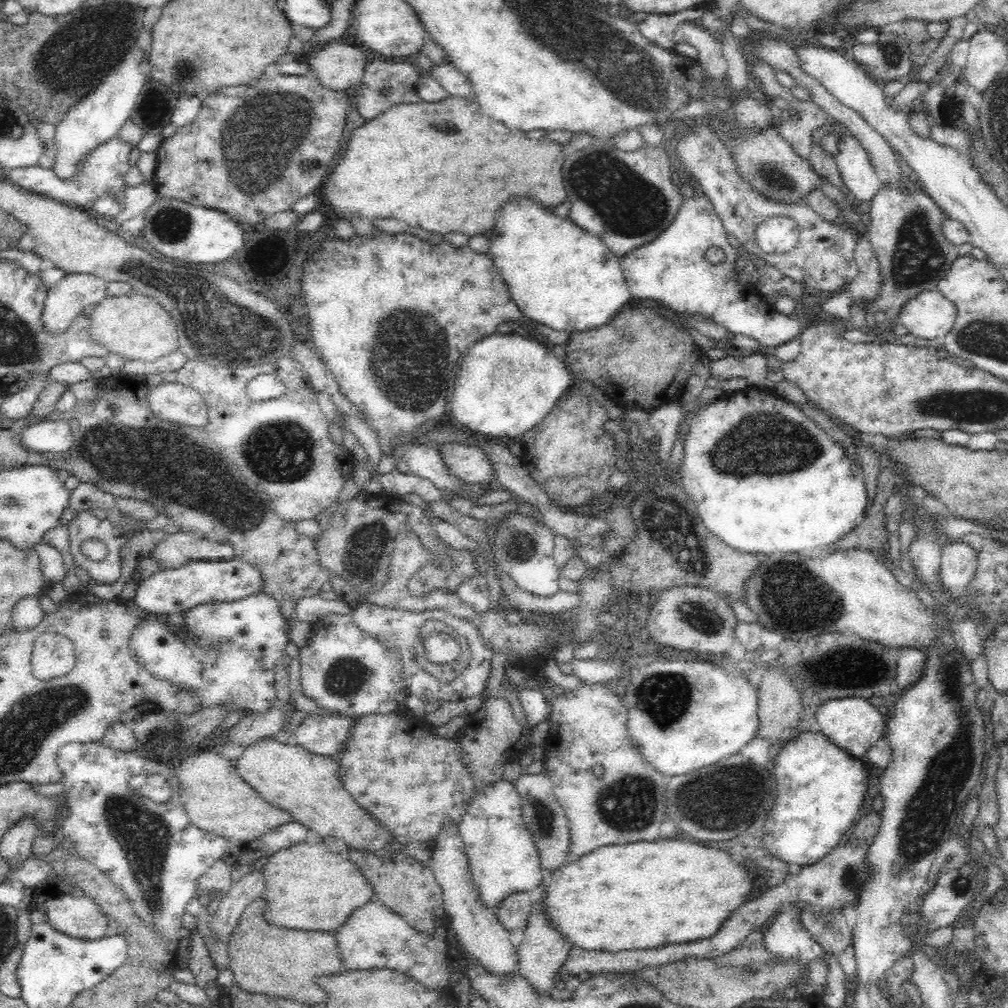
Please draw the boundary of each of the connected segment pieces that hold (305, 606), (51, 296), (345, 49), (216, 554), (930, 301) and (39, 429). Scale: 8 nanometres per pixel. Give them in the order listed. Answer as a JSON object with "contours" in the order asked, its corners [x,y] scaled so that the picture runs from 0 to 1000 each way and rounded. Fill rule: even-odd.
{"contours":[[[[316,590],[300,592],[294,597],[289,611],[284,614],[284,618],[286,618],[284,640],[288,638],[288,628],[294,617],[312,619],[315,614],[323,613],[325,609],[347,609],[349,605],[350,603],[334,594],[326,596]]],[[[91,271],[66,272],[61,276],[49,289],[44,300],[44,308],[40,318],[45,322],[45,327],[55,333],[67,329],[77,313],[85,312],[90,306],[103,298],[106,292],[106,279]]],[[[345,38],[343,44],[325,44],[317,50],[308,52],[306,56],[307,67],[313,73],[313,78],[319,85],[331,90],[343,90],[354,86],[358,81],[363,63],[363,53],[357,44],[350,45]]],[[[175,526],[155,542],[150,552],[157,555],[159,564],[177,563],[188,556],[230,556],[233,554],[233,544],[228,539],[208,537]]],[[[925,285],[901,297],[888,316],[904,332],[924,337],[928,341],[942,329],[948,313],[946,301]]],[[[44,415],[33,428],[26,426],[23,429],[23,441],[39,449],[66,448],[74,438],[68,420]]]]}

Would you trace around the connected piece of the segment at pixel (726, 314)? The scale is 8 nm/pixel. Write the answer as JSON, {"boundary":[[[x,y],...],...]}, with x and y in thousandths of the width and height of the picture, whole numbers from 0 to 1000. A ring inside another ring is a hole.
{"boundary":[[[691,192],[679,199],[659,230],[615,255],[627,296],[643,296],[659,302],[677,318],[687,312],[703,315],[723,330],[750,337],[760,349],[791,336],[796,329],[792,314],[797,308],[792,304],[788,314],[780,314],[752,295],[748,284],[732,283],[728,273],[732,251],[721,234],[715,216],[700,193]],[[706,244],[716,247],[720,253],[712,262],[706,262],[700,256],[700,249]]]}

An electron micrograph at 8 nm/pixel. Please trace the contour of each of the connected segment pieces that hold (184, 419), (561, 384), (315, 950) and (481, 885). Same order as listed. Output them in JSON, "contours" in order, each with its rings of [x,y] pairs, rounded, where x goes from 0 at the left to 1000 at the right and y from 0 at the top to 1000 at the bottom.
{"contours":[[[[177,378],[146,385],[144,395],[149,408],[159,417],[194,425],[206,421],[207,405],[200,393]]],[[[492,329],[474,337],[453,361],[450,393],[445,399],[446,419],[468,430],[512,437],[521,429],[533,424],[557,393],[570,382],[572,382],[570,373],[563,366],[561,359],[556,359],[552,355],[548,345],[544,345],[544,341],[540,343],[514,331]]],[[[263,891],[251,893],[239,907],[238,913],[229,927],[226,937],[227,959],[231,962],[233,976],[240,982],[255,987],[276,988],[299,994],[303,997],[320,998],[324,984],[313,973],[317,966],[337,966],[341,962],[339,947],[335,941],[335,932],[332,925],[294,923],[277,920],[264,912],[266,896]]],[[[496,773],[472,786],[454,822],[465,851],[470,881],[482,899],[492,899],[508,885],[528,883],[537,875],[540,862],[534,840],[520,816],[517,790],[506,775]]]]}

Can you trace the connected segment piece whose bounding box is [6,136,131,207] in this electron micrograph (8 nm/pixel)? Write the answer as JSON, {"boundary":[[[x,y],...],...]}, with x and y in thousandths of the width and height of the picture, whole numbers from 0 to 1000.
{"boundary":[[[116,135],[106,139],[103,143],[97,144],[83,159],[78,167],[78,174],[74,178],[58,178],[48,177],[48,179],[38,179],[38,164],[30,165],[30,167],[18,166],[12,168],[9,176],[6,178],[14,182],[17,186],[24,188],[40,191],[46,195],[53,196],[59,200],[73,204],[88,205],[94,197],[97,197],[103,190],[108,190],[121,197],[121,188],[126,187],[123,182],[123,173],[130,166],[127,162],[129,153],[129,144],[117,138]]]}

